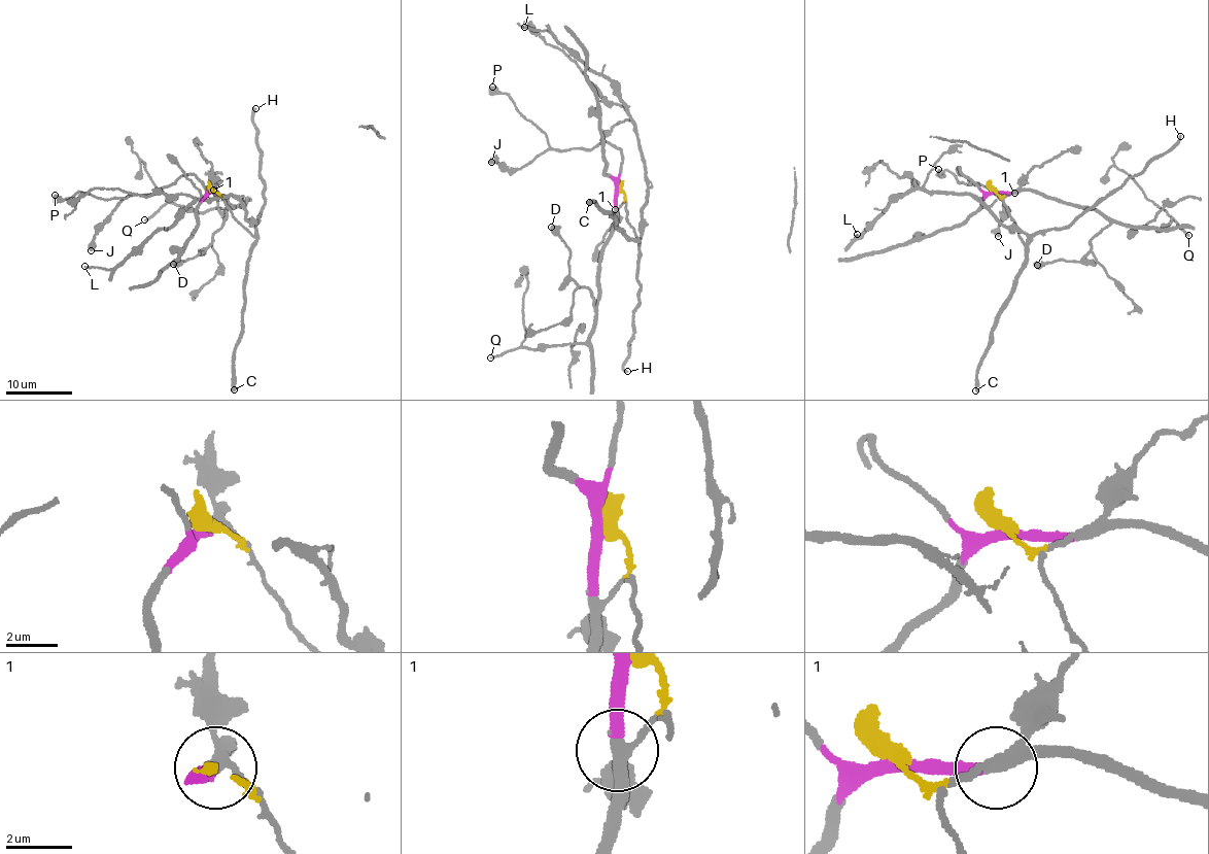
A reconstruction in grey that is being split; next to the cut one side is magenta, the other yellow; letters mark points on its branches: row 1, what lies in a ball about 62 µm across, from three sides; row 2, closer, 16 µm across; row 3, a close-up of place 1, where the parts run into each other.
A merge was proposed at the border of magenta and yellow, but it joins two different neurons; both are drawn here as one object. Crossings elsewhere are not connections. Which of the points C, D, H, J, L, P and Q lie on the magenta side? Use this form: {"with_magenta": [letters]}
{"with_magenta": ["D", "J", "P", "Q"]}

